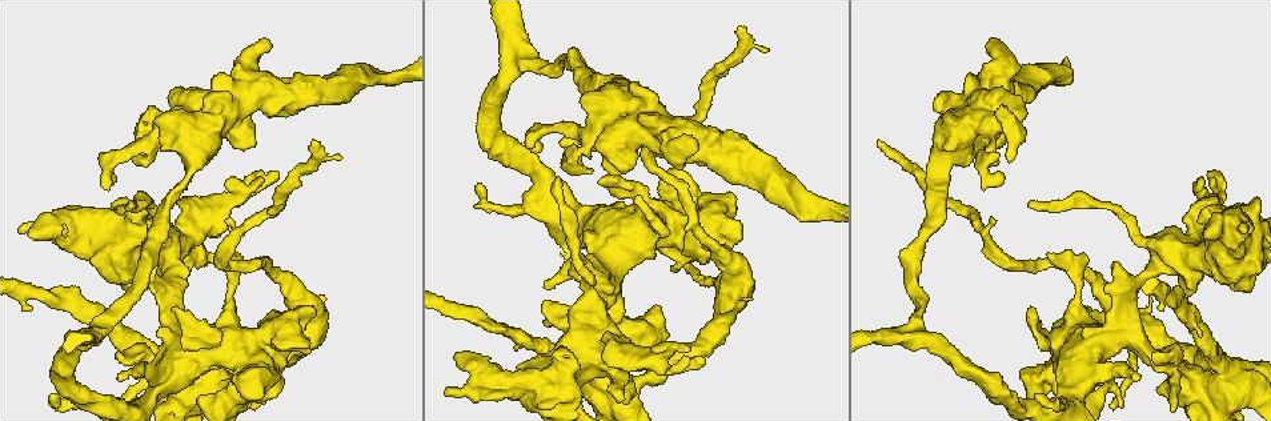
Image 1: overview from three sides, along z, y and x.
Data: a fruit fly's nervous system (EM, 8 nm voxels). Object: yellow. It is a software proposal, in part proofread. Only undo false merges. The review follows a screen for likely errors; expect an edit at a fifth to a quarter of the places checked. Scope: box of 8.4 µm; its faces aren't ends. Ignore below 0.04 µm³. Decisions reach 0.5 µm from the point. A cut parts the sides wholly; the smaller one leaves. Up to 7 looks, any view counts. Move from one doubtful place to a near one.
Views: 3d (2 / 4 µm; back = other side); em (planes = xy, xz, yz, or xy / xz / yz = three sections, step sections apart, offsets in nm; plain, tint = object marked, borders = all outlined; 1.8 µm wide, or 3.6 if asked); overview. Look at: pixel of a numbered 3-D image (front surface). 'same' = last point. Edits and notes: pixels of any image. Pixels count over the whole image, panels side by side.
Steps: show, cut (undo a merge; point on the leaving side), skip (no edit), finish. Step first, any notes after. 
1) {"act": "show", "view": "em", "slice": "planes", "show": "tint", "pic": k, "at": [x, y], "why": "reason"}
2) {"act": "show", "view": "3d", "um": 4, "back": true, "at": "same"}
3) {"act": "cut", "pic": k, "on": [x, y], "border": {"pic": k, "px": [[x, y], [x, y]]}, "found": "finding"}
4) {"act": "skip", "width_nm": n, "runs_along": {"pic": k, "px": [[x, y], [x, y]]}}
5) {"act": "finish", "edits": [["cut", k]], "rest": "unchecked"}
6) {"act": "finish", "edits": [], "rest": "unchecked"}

{"act": "show", "view": "em", "um": 3.6, "slice": "planes", "show": "tint", "pic": 1, "at": [591, 347], "why": "calibre changes"}

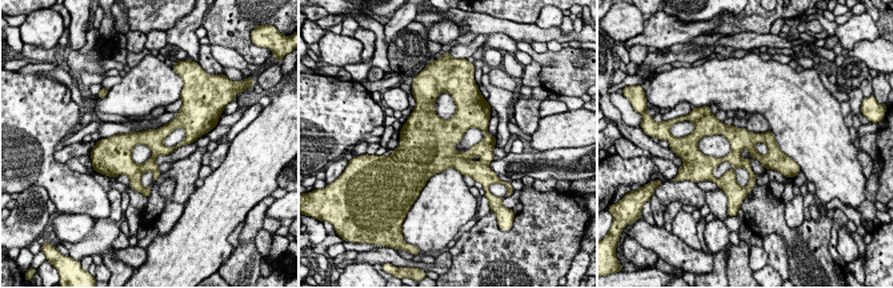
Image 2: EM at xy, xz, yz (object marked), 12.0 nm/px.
{"act": "skip", "found": "continuous, no second cell"}

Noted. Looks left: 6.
{"act": "show", "view": "em", "slice": "planes", "show": "tint", "pic": 1, "at": [245, 351], "why": "sudden change in width"}

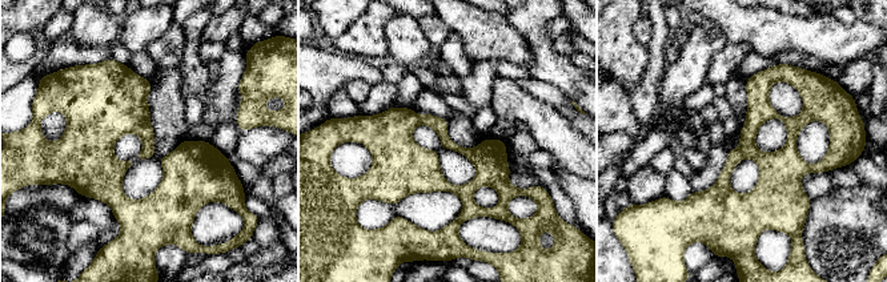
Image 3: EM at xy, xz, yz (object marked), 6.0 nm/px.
{"act": "skip", "found": "continuous, no second cell"}

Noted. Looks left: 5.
{"act": "show", "view": "em", "um": 3.6, "slice": "planes", "show": "tint", "pic": 1, "at": [610, 312], "why": "two arms at a narrow angle"}

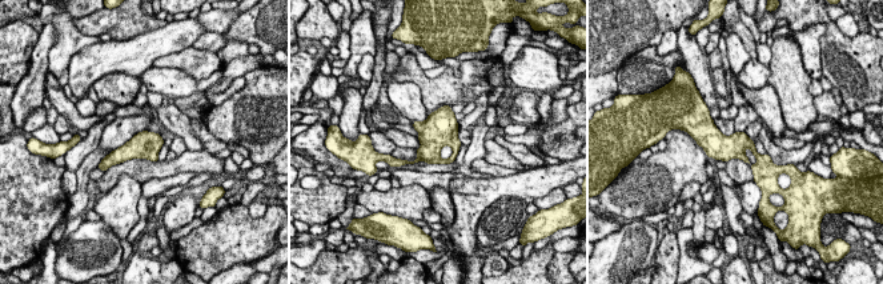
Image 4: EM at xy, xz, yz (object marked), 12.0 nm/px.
{"act": "skip", "found": "continuous, no second cell"}

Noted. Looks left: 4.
{"act": "finish", "edits": [], "rest": "unchecked"}

